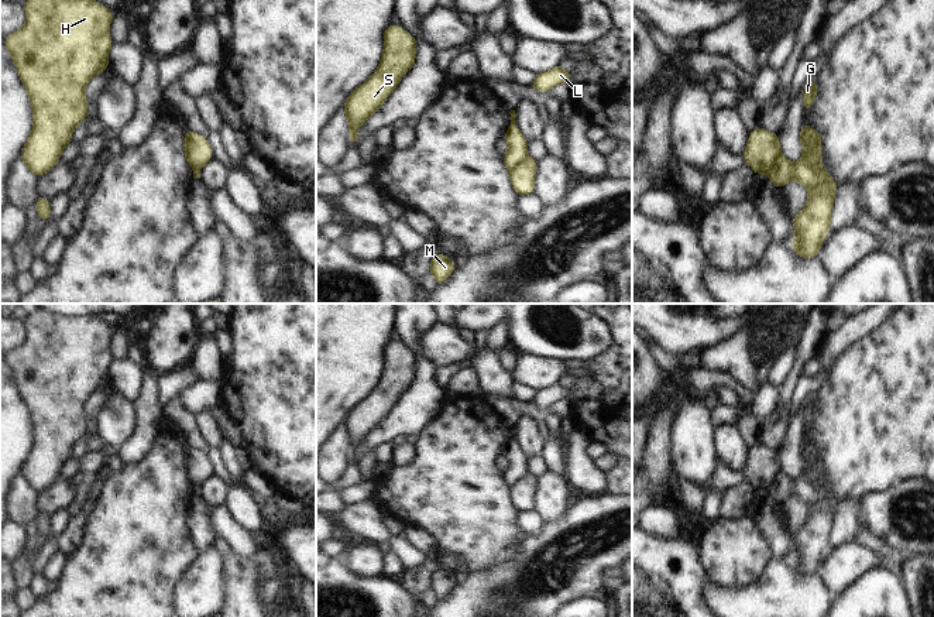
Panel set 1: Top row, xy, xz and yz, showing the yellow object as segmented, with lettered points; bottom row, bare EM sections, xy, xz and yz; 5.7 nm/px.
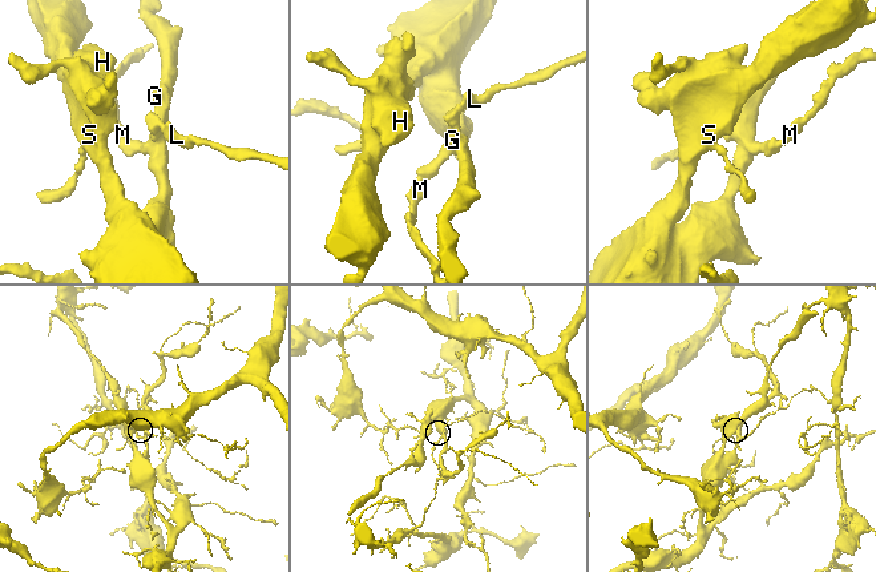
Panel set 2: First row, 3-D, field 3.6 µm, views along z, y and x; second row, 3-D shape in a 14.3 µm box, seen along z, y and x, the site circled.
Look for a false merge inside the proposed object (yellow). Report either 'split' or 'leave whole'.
split

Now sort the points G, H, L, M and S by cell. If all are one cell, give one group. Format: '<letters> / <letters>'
G H L S / M

